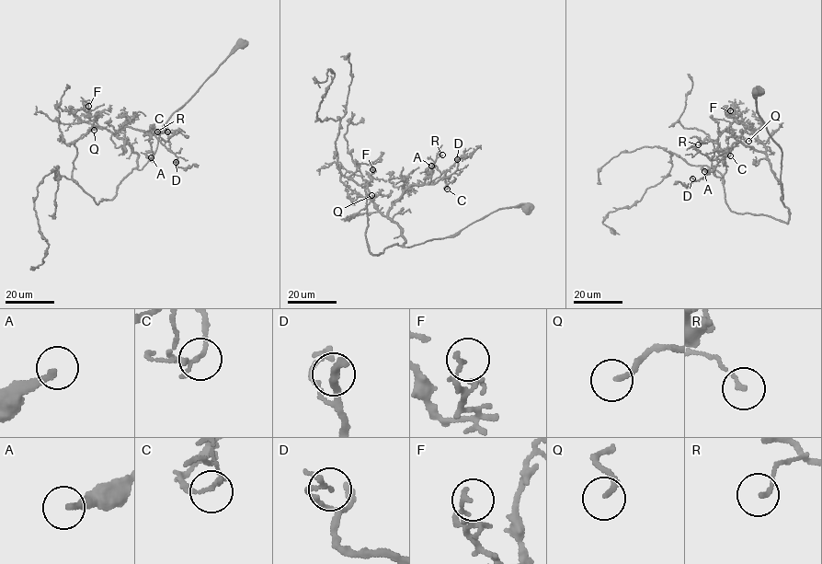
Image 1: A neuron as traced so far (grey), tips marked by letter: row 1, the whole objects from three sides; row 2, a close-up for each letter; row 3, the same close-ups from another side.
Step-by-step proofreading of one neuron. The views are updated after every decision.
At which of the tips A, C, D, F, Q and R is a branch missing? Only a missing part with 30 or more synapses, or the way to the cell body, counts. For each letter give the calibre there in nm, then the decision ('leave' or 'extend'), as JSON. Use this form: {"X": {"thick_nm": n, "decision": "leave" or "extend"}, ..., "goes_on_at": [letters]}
{"A": {"thick_nm": 190, "decision": "leave"}, "C": {"thick_nm": 120, "decision": "leave"}, "D": {"thick_nm": 110, "decision": "leave"}, "F": {"thick_nm": 150, "decision": "leave"}, "Q": {"thick_nm": 170, "decision": "extend"}, "R": {"thick_nm": 130, "decision": "leave"}, "goes_on_at": ["Q"]}

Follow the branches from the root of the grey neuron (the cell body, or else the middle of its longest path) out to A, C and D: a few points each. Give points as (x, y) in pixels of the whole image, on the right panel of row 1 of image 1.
A: (758, 91), (757, 113), (782, 150), (782, 199), (765, 154), (740, 142), (716, 151), (704, 171)
C: (758, 91), (757, 113), (782, 150), (782, 199), (765, 154), (740, 142), (714, 151), (730, 155)
D: (758, 91), (757, 113), (782, 150), (782, 199), (765, 154), (740, 142), (711, 171), (692, 178)

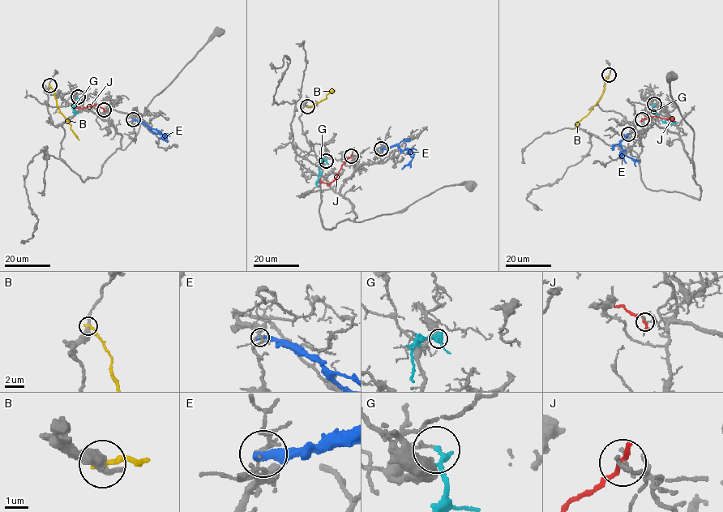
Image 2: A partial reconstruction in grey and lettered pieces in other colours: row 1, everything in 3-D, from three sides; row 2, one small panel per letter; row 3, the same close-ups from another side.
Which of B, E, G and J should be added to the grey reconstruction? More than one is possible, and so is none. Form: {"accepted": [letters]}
{"accepted": []}

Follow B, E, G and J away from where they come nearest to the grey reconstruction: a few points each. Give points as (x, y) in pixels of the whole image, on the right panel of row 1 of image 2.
B: (609, 75), (602, 96), (575, 128)
E: (628, 134), (620, 142), (622, 150), (621, 152), (639, 161)
G: (654, 104), (653, 110), (663, 121), (677, 122)
J: (642, 119), (654, 116), (673, 121), (671, 117)

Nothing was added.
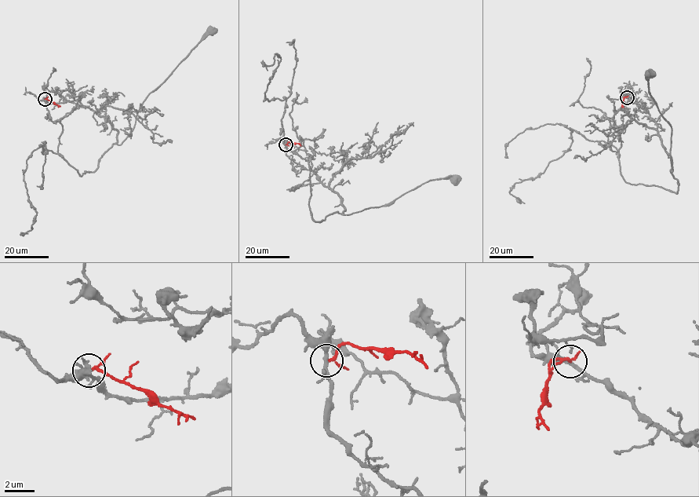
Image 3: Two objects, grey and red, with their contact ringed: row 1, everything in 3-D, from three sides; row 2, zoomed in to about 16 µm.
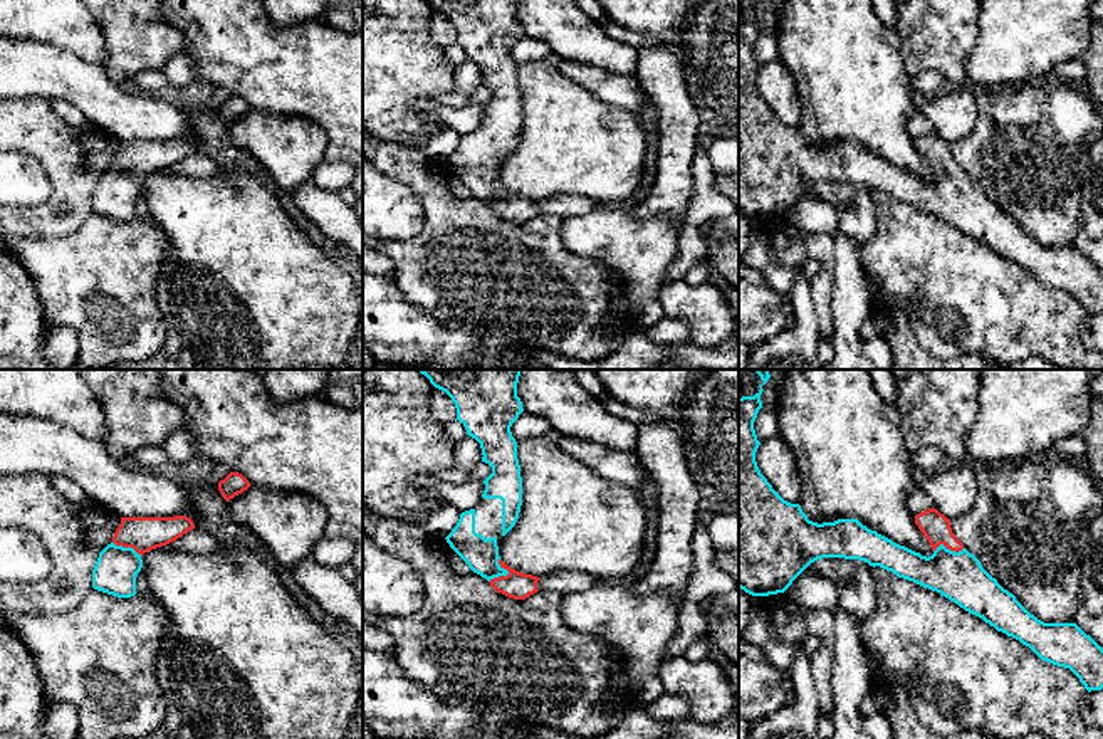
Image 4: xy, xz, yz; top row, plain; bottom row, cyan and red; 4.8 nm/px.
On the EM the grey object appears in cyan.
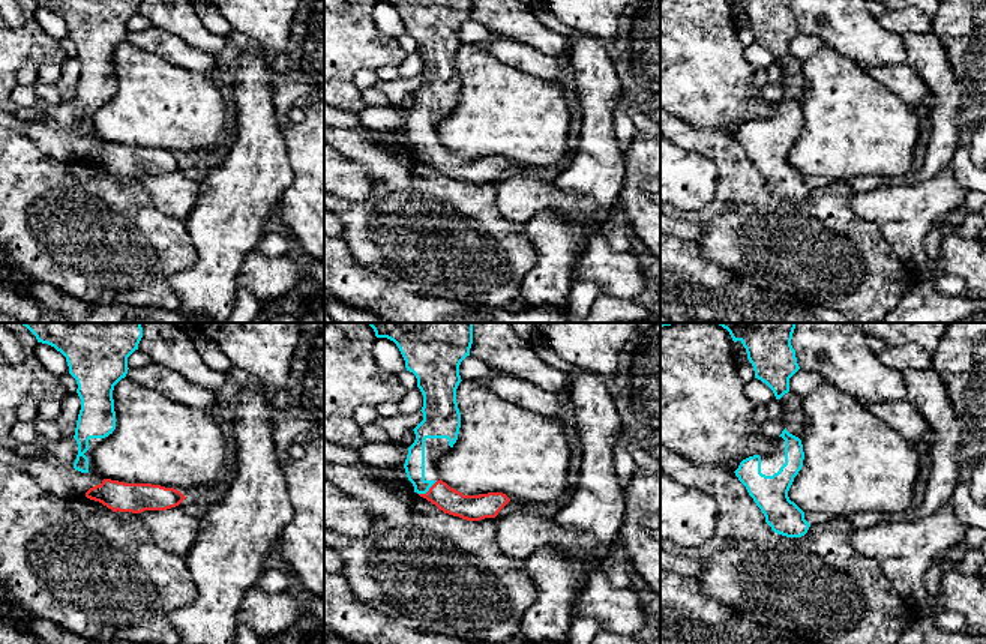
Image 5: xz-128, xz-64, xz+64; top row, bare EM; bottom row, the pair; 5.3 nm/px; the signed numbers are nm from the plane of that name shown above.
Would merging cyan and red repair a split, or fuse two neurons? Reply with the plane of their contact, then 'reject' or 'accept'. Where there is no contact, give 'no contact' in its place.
contact in xz; accept

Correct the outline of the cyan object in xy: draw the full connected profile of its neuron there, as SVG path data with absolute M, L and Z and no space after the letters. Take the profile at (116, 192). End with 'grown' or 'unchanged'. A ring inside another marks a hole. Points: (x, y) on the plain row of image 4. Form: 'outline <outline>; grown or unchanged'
outline M186 139L175 141L121 141L121 148L96 185L92 212L118 222L136 218L136 200L143 191L141 180L166 170L195 148Z; grown

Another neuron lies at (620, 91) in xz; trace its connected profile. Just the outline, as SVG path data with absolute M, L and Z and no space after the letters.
M551 57L549 60L561 71L561 74L578 82L613 107L626 109L643 119L651 106L635 76L613 76L598 67L556 57Z

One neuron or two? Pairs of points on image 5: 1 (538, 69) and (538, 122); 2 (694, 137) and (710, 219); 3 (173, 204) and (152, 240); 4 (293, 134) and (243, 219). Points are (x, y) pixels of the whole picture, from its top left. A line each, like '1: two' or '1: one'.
1: two
2: one
3: two
4: two

